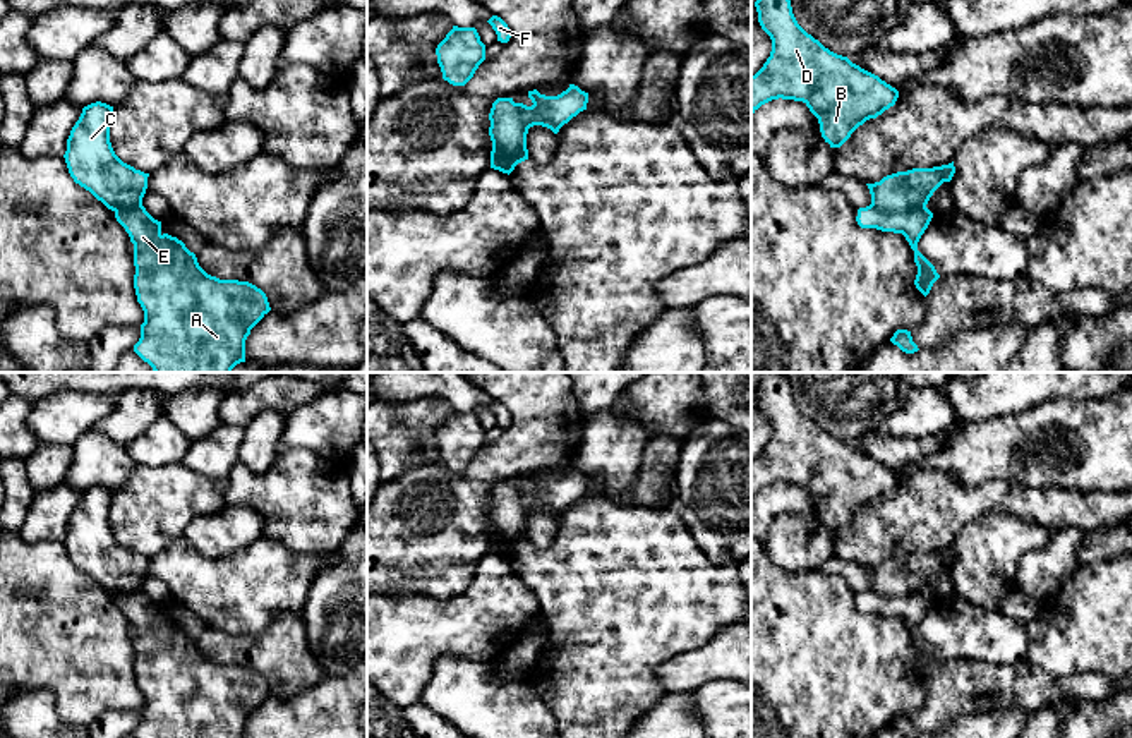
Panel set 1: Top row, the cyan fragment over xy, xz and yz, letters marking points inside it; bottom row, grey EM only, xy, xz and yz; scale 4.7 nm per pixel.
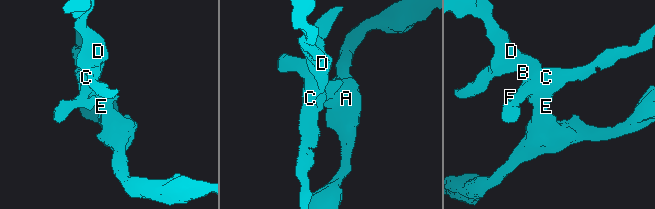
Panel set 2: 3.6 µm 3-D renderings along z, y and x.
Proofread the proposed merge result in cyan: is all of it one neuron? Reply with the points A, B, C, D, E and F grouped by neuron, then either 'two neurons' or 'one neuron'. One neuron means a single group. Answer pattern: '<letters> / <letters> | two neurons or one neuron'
A E / B C D F | two neurons

